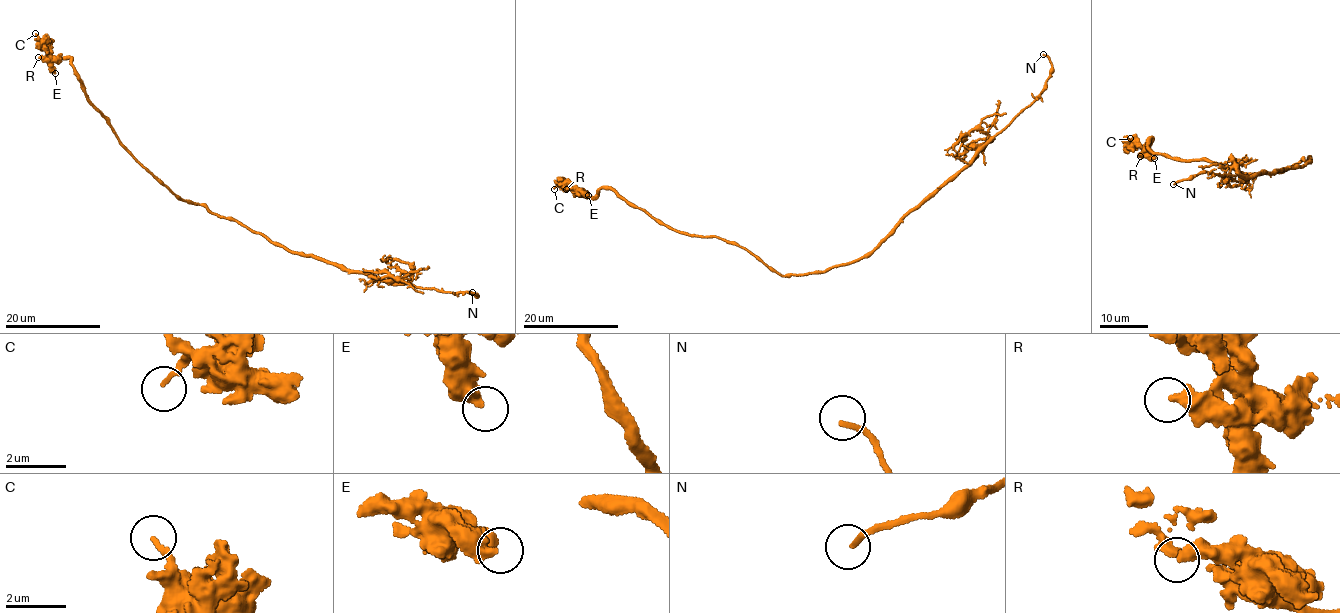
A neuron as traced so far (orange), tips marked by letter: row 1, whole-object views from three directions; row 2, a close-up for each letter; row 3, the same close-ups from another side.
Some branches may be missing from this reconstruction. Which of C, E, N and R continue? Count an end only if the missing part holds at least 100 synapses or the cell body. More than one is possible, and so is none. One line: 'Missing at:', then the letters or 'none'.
Missing at: N

